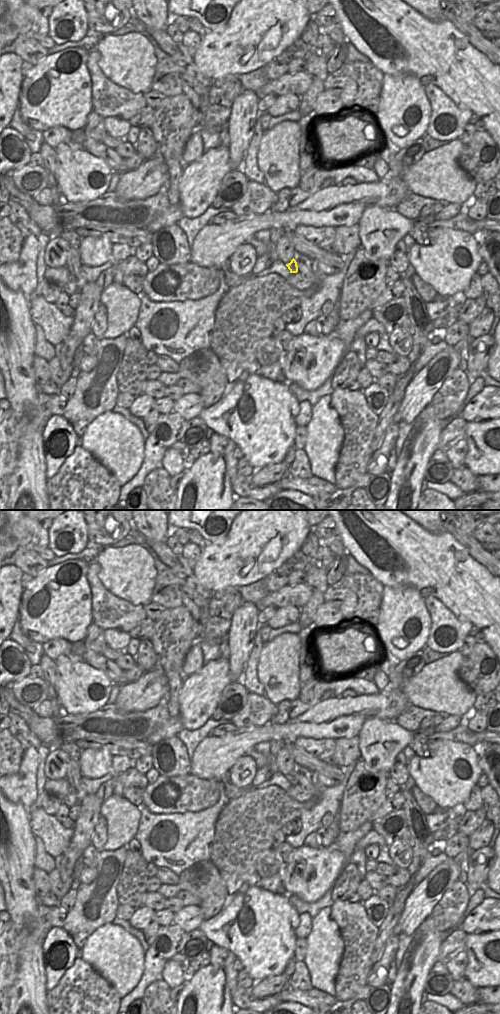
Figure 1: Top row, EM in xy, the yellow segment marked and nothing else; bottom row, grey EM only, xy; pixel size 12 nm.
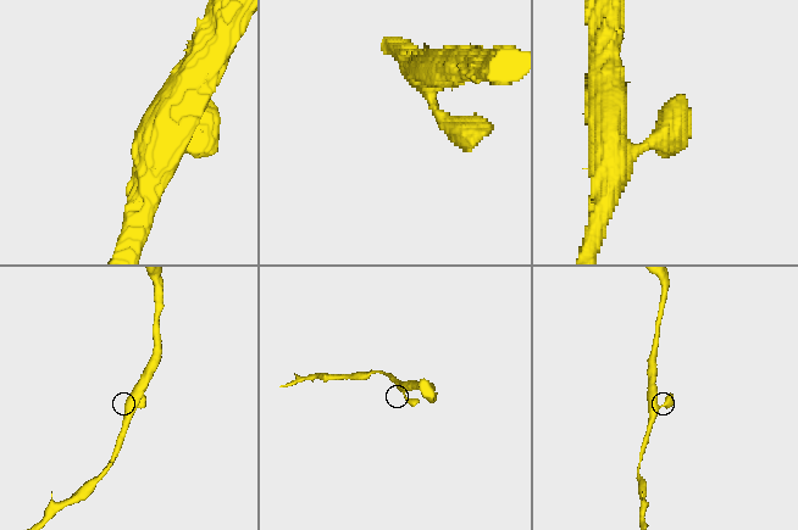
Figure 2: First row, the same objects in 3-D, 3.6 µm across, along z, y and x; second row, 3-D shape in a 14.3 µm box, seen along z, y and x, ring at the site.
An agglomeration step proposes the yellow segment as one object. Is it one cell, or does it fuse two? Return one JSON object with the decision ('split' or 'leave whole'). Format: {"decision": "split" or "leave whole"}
{"decision": "leave whole"}

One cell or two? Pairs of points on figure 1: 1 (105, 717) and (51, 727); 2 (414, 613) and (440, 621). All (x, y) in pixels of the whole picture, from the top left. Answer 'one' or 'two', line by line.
1: one
2: two

